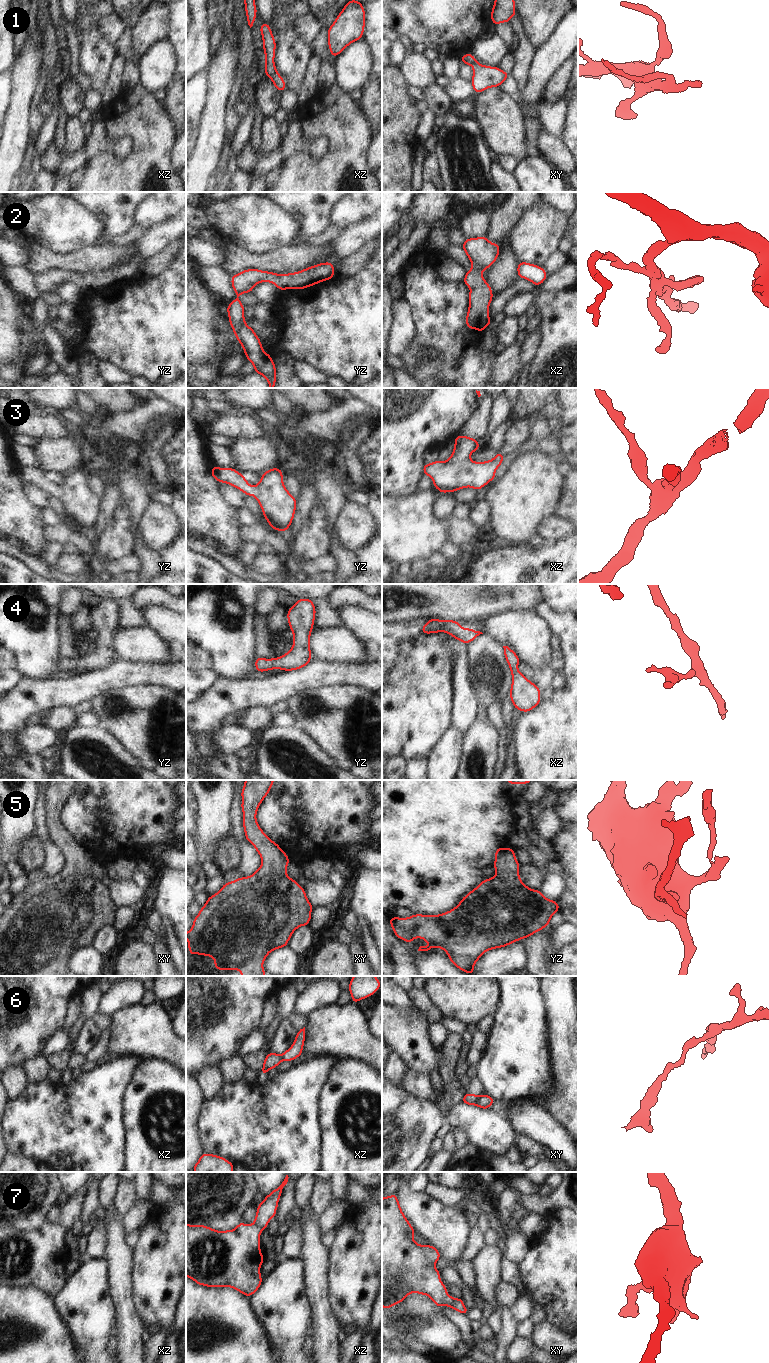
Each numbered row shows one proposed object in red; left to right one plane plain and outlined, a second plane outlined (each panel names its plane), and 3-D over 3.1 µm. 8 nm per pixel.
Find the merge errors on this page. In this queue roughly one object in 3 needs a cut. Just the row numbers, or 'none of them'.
6

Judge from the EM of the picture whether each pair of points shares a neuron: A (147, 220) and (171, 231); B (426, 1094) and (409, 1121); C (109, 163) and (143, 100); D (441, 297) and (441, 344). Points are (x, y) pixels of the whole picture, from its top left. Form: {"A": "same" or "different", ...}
{"A": "different", "B": "different", "C": "same", "D": "same"}

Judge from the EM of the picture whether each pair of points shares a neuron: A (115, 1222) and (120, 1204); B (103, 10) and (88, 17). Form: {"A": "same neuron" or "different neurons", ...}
{"A": "different neurons", "B": "same neuron"}

